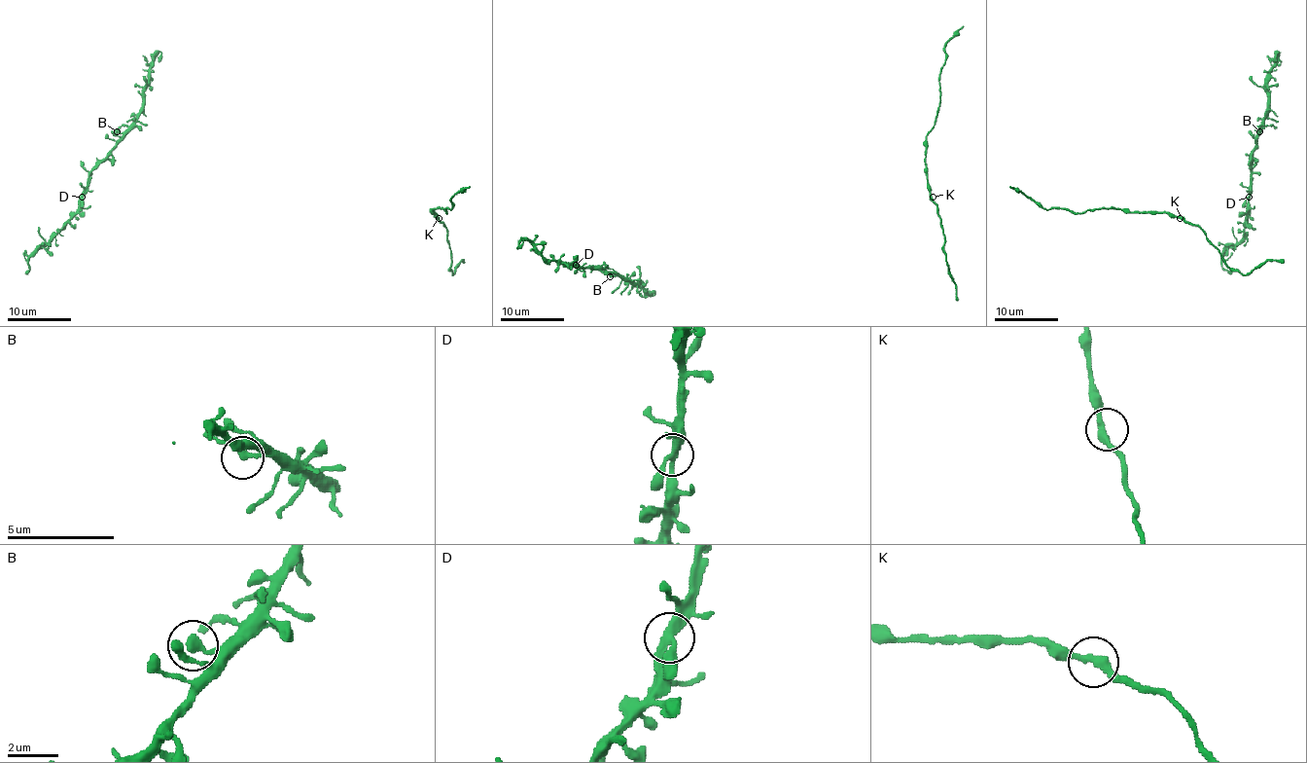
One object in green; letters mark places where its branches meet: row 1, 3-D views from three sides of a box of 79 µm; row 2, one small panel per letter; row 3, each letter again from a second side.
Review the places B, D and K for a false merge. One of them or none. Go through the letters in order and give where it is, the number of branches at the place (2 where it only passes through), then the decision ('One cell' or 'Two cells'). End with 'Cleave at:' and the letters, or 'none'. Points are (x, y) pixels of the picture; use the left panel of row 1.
B: Place: (117, 131). Branches: 1. One cell
D: Place: (82, 197). Branches: 2. One cell
K: Place: (439, 218). Branches: 2. One cell
Cleave at: none

